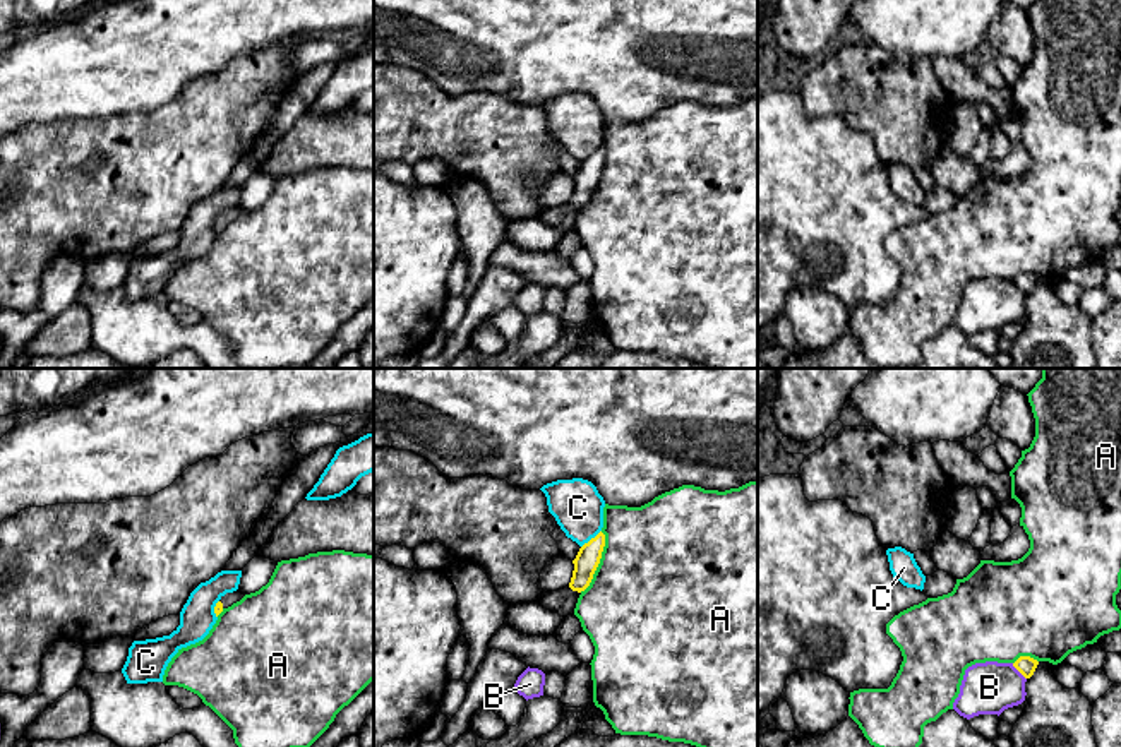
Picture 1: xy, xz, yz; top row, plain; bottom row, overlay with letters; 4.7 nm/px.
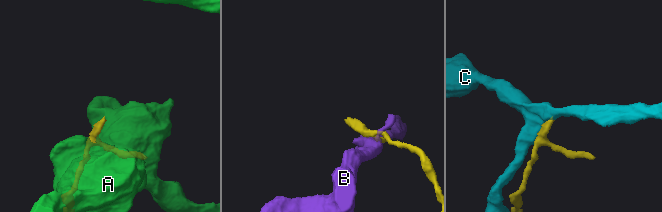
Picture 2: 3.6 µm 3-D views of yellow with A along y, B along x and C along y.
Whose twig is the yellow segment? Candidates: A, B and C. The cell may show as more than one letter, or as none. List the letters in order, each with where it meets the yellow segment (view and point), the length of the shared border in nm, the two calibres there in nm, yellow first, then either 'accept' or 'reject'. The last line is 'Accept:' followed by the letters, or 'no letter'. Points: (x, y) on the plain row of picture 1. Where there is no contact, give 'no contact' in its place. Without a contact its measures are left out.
A: xz (599, 179) | 300 nm | 120/500 nm | reject
B: yz (1019, 286) | 100 nm | 90/240 nm | reject
C: xz (592, 155) | 130 nm | 120/240 nm | reject
Accept: no letter

